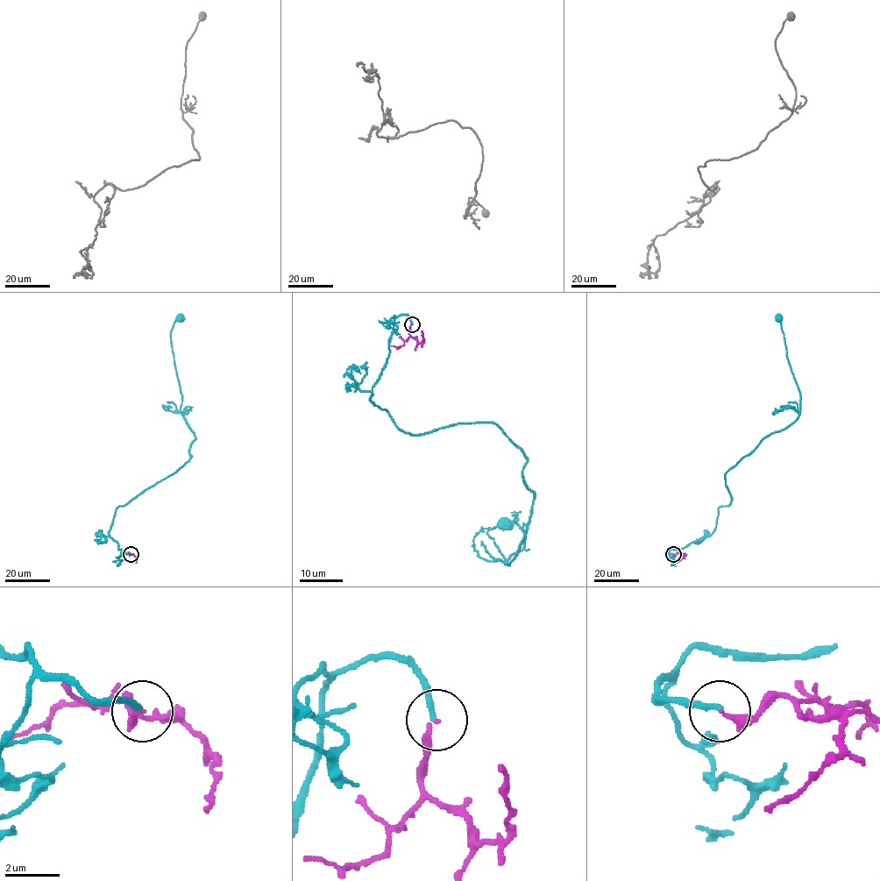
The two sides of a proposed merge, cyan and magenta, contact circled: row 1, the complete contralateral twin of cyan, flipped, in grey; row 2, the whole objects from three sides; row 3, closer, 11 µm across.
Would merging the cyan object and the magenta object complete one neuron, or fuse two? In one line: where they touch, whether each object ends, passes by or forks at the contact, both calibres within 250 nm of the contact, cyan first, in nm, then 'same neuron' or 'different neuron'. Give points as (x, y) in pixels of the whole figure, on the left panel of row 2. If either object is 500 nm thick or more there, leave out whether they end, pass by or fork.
at (131, 554); cyan ends there; magenta ends there; 200 nm thick on the cyan side, 160 nm on the other; different neuron

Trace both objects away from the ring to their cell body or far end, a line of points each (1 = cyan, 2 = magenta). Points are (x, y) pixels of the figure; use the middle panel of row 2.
1: (412, 324), (393, 320), (370, 399), (413, 434), (493, 422), (533, 495), (508, 565), (487, 535), (506, 526)
2: (412, 324), (409, 335), (419, 343), (423, 338), (421, 330)

